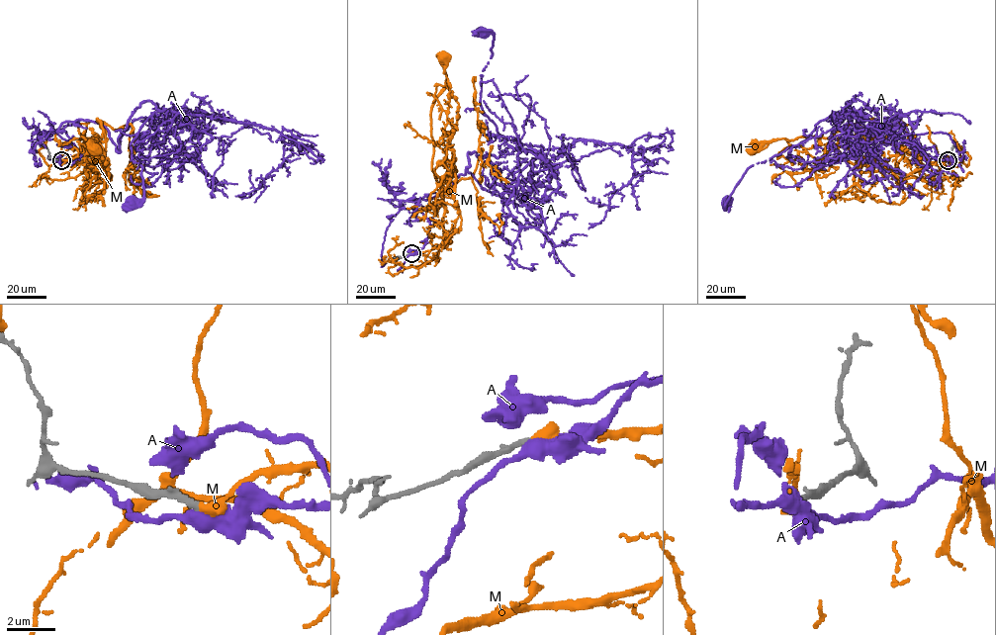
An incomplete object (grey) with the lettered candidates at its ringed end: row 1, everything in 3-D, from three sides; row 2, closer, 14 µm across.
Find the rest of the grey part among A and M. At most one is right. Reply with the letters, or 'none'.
M

